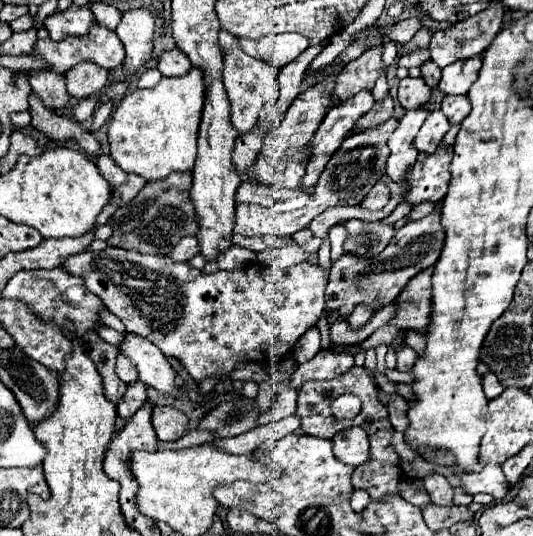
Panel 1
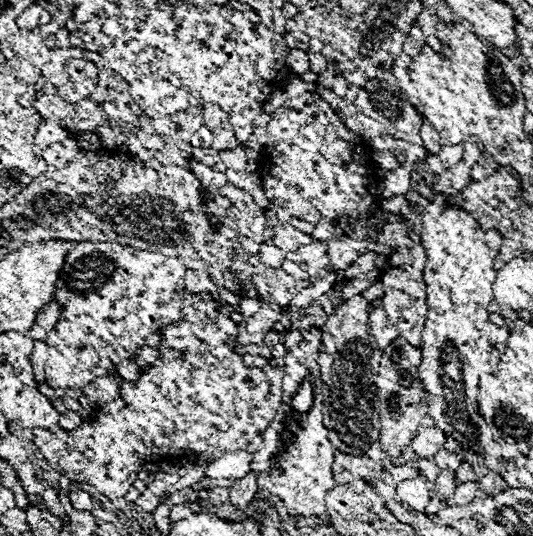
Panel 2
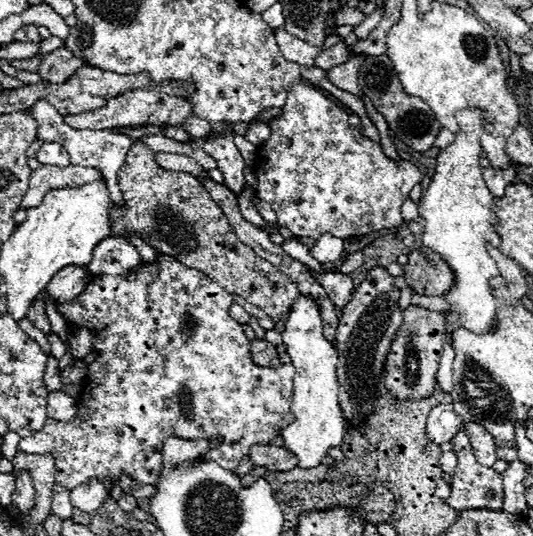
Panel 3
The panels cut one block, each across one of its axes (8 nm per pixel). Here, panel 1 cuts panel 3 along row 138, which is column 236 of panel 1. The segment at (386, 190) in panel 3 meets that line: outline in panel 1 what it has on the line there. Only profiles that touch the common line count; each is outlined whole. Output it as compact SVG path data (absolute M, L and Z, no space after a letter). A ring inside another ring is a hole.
M106 248L102 252L90 252L88 250L88 252L82 252L80 256L70 256L66 260L66 264L64 264L64 270L72 272L76 276L82 276L84 282L86 282L86 288L102 298L104 306L122 320L128 334L142 336L142 338L150 340L152 344L156 344L166 356L178 358L182 362L182 366L186 368L186 372L192 376L192 380L198 382L198 384L204 382L206 378L214 378L216 382L228 380L230 374L236 370L236 366L240 362L260 362L260 360L268 358L270 368L276 368L284 358L290 356L290 352L292 352L294 344L298 342L298 338L308 328L312 328L316 324L316 320L320 318L322 308L324 308L324 288L326 288L326 282L328 282L328 274L318 264L312 264L312 262L300 262L300 264L288 266L284 270L280 270L280 268L276 268L272 264L248 264L248 266L242 266L238 270L218 270L218 272L206 274L202 270L192 268L188 262L174 262L170 256L152 256L152 254L142 254L138 250L124 250L124 248Z

